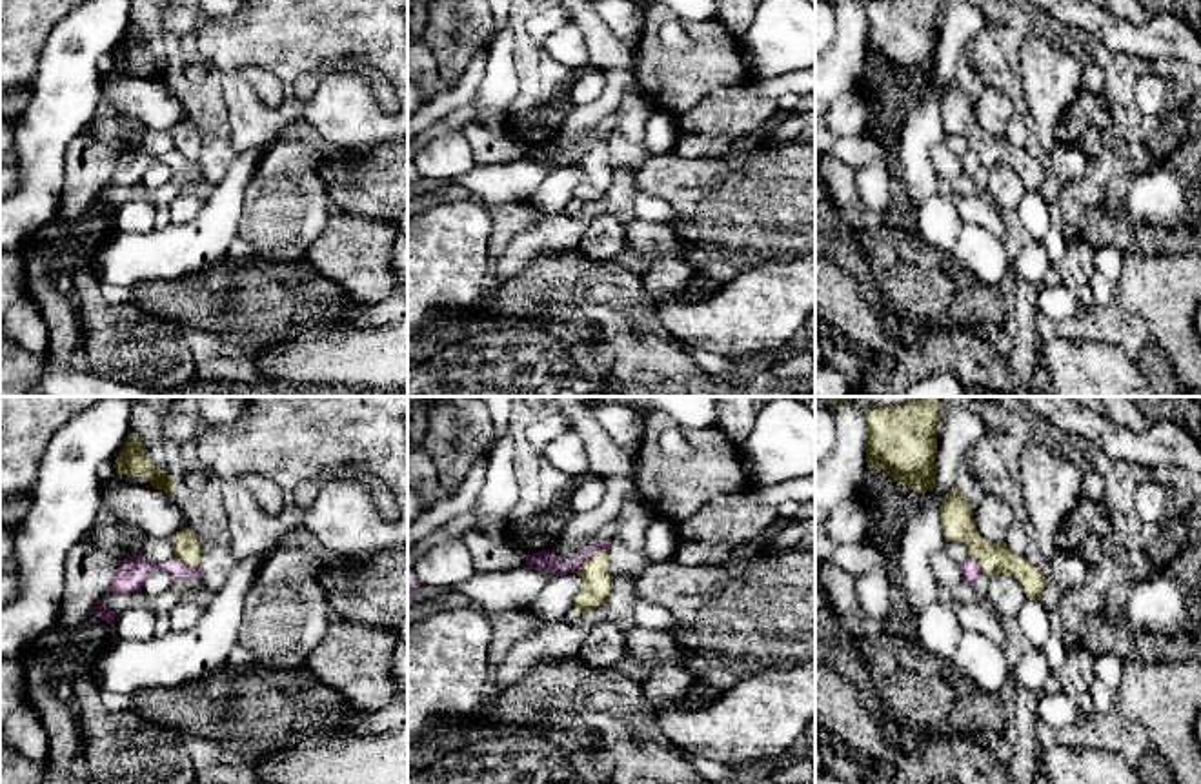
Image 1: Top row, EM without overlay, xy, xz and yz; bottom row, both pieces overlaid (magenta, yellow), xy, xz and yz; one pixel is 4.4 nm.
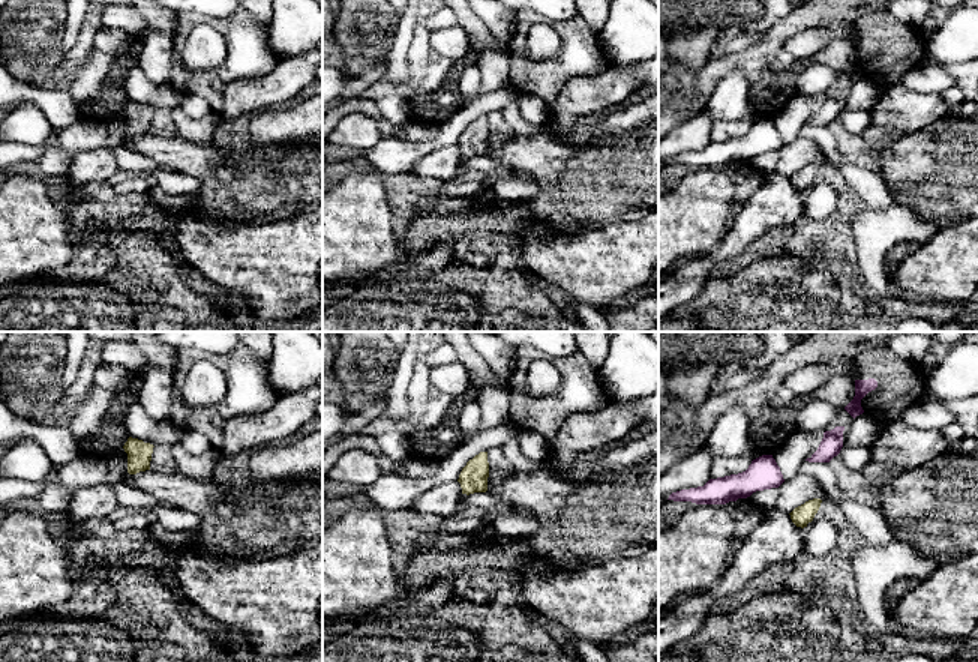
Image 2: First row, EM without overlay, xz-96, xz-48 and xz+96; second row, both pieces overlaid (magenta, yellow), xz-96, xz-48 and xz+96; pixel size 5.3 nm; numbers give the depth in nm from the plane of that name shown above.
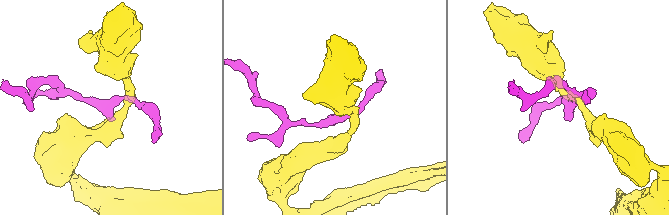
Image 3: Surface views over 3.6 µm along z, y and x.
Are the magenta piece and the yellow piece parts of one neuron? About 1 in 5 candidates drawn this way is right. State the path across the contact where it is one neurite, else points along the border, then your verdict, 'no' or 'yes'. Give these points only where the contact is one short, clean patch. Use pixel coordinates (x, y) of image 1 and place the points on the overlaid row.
border along xz (606, 550), (597, 550), (575, 572); no

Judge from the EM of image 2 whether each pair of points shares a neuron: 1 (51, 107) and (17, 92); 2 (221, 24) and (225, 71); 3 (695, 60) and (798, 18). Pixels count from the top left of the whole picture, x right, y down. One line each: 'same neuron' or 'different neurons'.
1: same neuron
2: same neuron
3: different neurons

